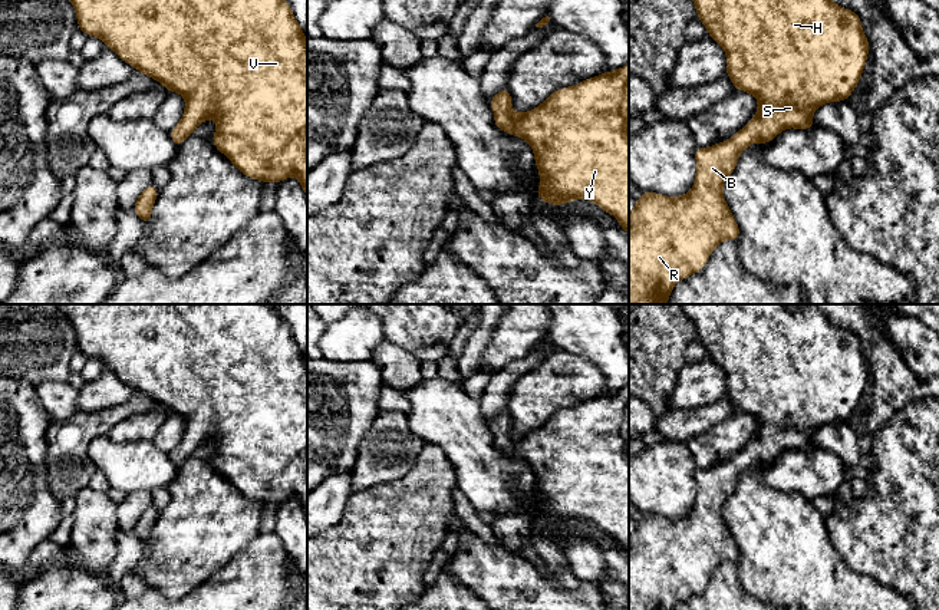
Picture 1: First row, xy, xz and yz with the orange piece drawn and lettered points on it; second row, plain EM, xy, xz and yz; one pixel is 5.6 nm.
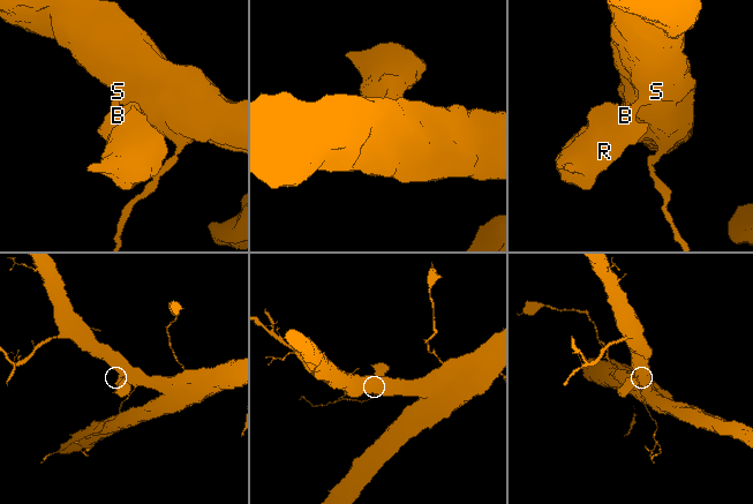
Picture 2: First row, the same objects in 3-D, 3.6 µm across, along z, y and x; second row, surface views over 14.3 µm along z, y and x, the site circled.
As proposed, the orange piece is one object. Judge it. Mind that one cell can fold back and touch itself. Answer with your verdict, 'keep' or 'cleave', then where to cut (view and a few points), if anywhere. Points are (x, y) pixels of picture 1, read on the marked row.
keep; cut none

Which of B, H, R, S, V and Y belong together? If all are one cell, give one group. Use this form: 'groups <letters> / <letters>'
groups B H R S V Y

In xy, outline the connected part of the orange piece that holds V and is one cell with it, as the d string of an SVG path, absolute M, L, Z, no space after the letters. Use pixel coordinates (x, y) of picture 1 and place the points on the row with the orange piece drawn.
M70 0L78 17L78 26L88 36L101 39L122 60L128 62L138 72L158 80L169 92L185 98L182 119L177 123L169 136L175 145L181 145L194 129L205 119L217 122L212 135L215 148L223 152L234 166L244 175L267 182L280 182L297 177L307 195L307 42L290 6L286 0Z

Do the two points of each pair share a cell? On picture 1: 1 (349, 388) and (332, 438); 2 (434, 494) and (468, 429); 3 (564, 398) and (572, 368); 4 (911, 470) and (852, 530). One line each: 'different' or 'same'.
1: same
2: different
3: same
4: same

